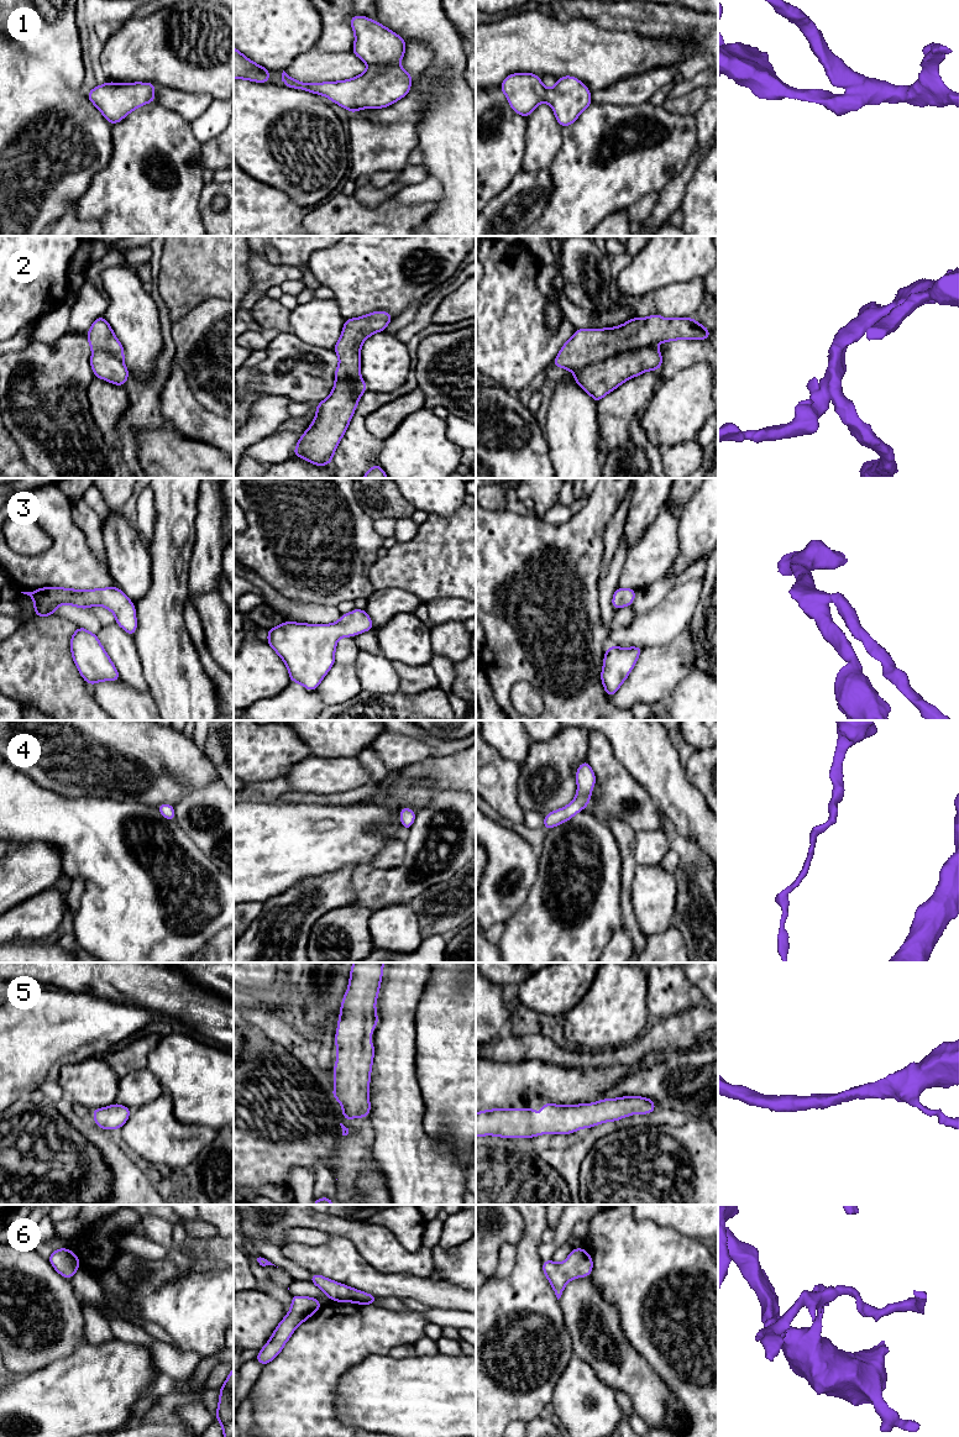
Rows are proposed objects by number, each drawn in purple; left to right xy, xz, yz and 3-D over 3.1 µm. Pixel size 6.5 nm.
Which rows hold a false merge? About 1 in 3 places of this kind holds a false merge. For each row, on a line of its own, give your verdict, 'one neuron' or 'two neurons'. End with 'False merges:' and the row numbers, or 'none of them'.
1: one neuron
2: one neuron
3: one neuron
4: one neuron
5: one neuron
6: one neuron
False merges: none of them

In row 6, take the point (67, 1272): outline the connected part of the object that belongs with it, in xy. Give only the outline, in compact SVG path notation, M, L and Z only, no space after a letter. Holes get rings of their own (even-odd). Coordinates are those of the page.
M68 1248L56 1249L48 1257L48 1262L57 1273L68 1280L70 1280L74 1273L80 1268L78 1255Z

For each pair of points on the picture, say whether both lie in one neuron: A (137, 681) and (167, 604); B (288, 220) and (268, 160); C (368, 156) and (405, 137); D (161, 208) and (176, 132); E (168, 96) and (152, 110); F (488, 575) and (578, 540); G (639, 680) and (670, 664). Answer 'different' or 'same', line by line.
A: different
B: different
C: same
D: same
E: different
F: same
G: same

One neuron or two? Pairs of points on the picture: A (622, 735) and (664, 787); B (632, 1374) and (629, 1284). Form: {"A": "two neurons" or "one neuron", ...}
{"A": "one neuron", "B": "two neurons"}

